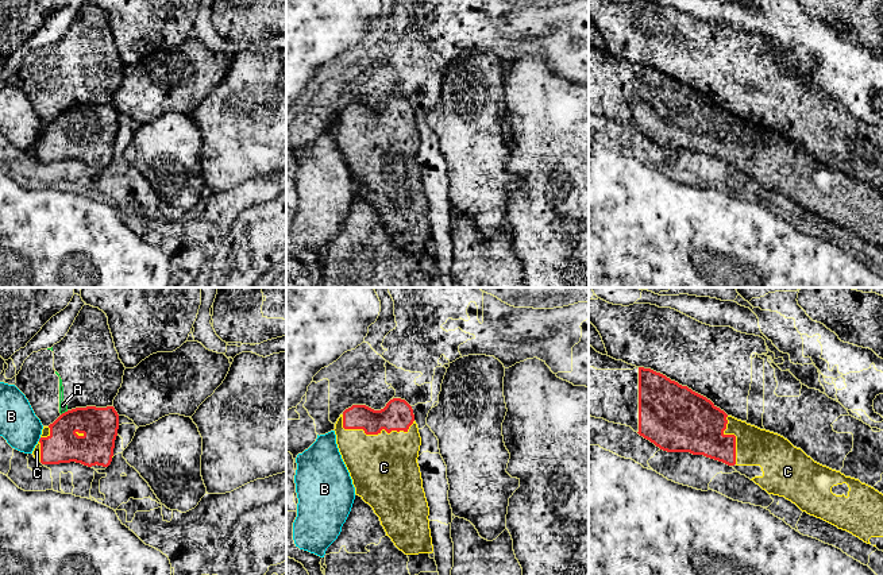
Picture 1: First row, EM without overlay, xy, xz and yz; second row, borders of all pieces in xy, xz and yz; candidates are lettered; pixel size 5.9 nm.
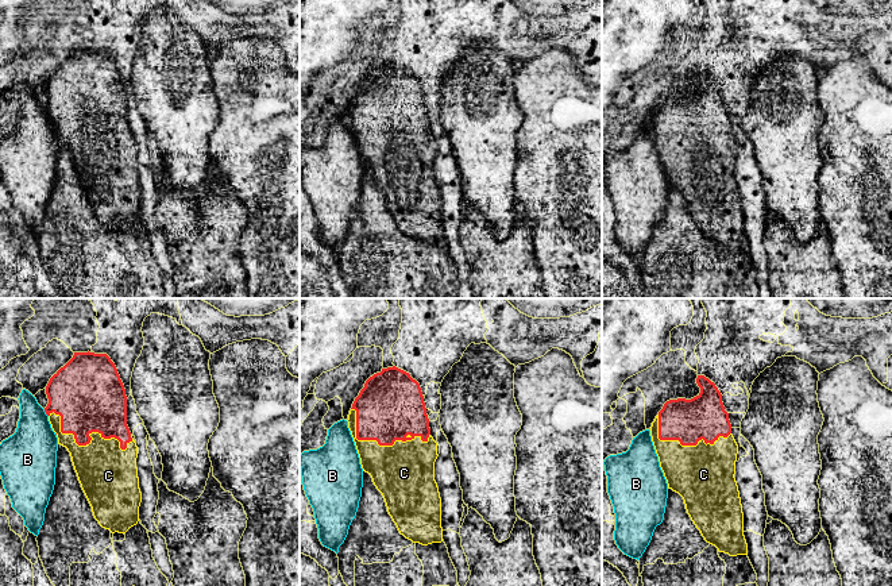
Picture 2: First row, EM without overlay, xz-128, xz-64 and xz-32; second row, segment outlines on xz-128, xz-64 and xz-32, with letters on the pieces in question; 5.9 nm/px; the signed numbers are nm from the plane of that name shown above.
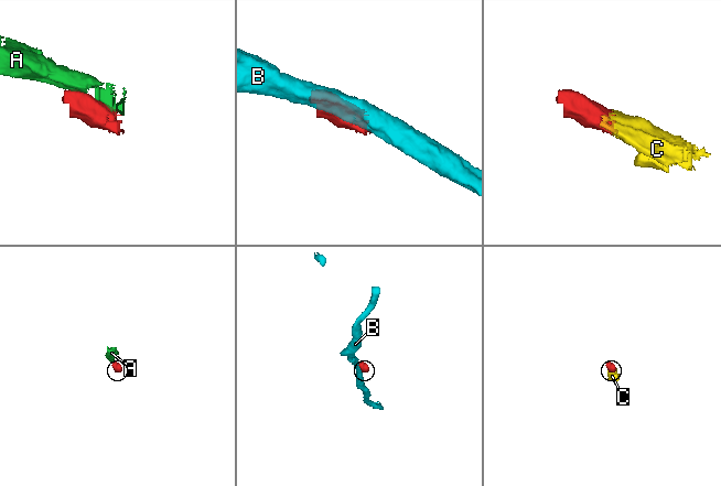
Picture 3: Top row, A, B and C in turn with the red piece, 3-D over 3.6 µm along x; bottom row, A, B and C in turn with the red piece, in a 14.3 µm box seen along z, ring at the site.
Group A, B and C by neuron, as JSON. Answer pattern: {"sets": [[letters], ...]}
{"sets": [["A"], ["B"], ["C"]]}

